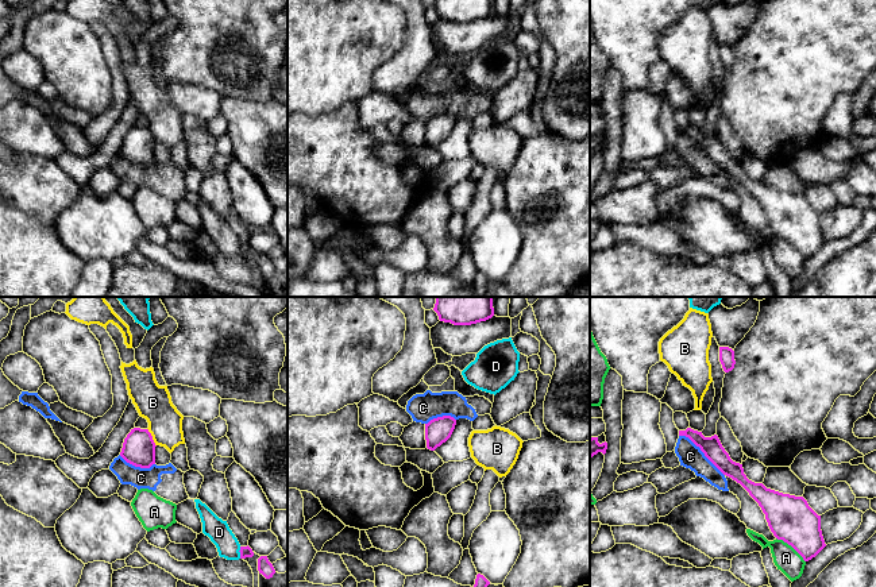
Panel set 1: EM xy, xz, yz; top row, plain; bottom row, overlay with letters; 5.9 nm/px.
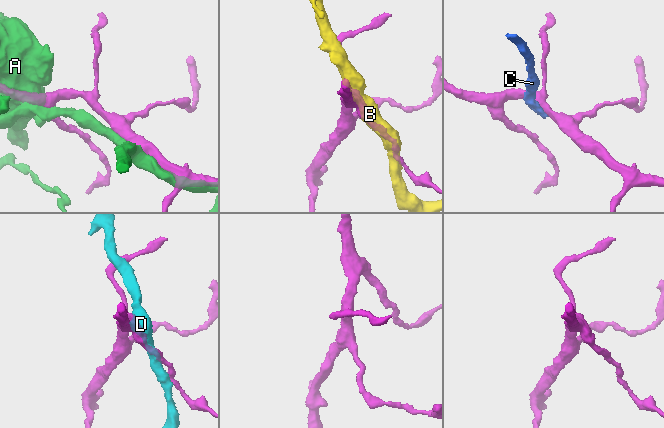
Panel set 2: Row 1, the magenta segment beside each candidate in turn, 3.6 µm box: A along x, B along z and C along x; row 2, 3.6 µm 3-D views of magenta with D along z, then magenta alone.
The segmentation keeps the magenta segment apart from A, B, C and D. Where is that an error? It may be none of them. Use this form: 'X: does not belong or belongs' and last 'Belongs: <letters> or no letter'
A: does not belong
B: does not belong
C: does not belong
D: does not belong
Belongs: no letter

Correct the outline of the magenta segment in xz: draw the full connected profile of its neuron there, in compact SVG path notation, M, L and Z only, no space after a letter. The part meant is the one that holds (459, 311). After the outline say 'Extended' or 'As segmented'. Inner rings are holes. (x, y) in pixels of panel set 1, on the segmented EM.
M436 297L433 310L439 320L454 325L471 325L494 316L494 297Z. As segmented

